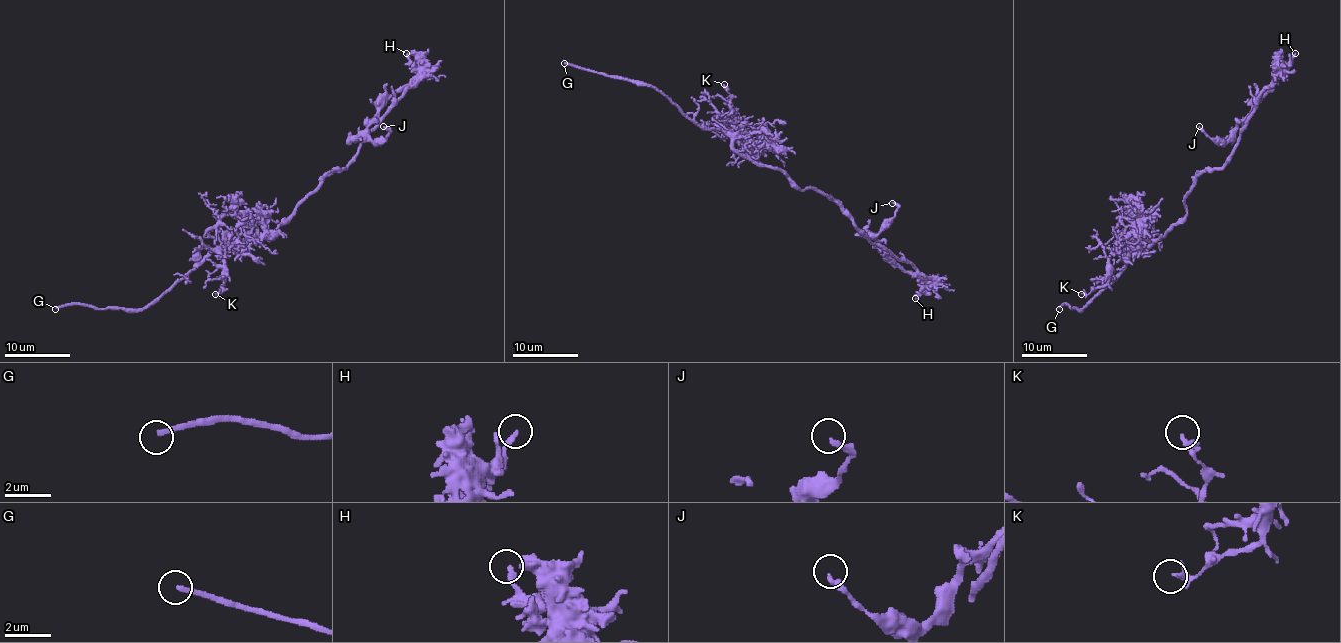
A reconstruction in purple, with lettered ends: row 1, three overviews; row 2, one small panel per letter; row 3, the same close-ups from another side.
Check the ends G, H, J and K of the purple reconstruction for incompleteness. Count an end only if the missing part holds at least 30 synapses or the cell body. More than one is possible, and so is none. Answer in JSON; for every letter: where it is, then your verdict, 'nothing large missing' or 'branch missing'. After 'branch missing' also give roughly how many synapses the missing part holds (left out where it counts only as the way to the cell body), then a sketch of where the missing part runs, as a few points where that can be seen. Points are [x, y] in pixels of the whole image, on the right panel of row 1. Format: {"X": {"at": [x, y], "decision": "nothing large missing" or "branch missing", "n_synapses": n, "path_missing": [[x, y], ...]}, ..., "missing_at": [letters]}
{"G": {"at": [1059, 309], "decision": "branch missing"}, "H": {"at": [1295, 53], "decision": "nothing large missing"}, "J": {"at": [1199, 126], "decision": "nothing large missing"}, "K": {"at": [1081, 294], "decision": "nothing large missing"}, "missing_at": ["G"]}

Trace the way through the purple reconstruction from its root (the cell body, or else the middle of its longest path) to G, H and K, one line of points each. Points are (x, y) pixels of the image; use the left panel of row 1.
G: (273, 231), (212, 249), (144, 309), (96, 309), (83, 304), (67, 304), (55, 309)
H: (273, 231), (332, 170), (340, 170), (350, 162), (362, 139), (408, 88), (418, 71), (408, 61), (406, 53)
K: (273, 231), (265, 236), (235, 239), (223, 248), (222, 290), (215, 294)

